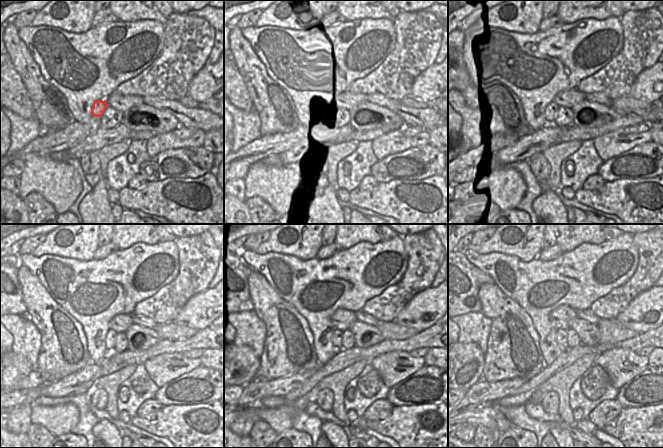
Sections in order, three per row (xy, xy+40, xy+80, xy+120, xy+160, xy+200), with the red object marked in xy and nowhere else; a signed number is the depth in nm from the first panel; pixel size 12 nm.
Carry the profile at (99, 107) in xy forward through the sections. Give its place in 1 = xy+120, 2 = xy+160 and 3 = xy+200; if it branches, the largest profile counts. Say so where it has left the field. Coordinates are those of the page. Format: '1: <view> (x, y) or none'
1: xy+120 (111, 336)
2: xy+160 (336, 339)
3: xy+200 (561, 333)

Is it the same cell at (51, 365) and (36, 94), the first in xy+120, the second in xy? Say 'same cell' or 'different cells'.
same cell

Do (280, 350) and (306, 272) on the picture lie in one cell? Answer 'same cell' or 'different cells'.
different cells

